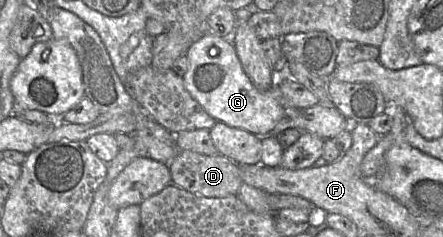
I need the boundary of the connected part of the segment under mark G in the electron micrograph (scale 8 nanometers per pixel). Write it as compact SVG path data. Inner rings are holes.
M211 31L191 45L186 57L189 66L183 76L184 86L217 122L264 137L282 119L286 108L280 85L282 75L286 73L273 72L271 87L266 91L258 90L243 70L231 39L222 38ZM212 47L218 48L217 56L209 54Z

